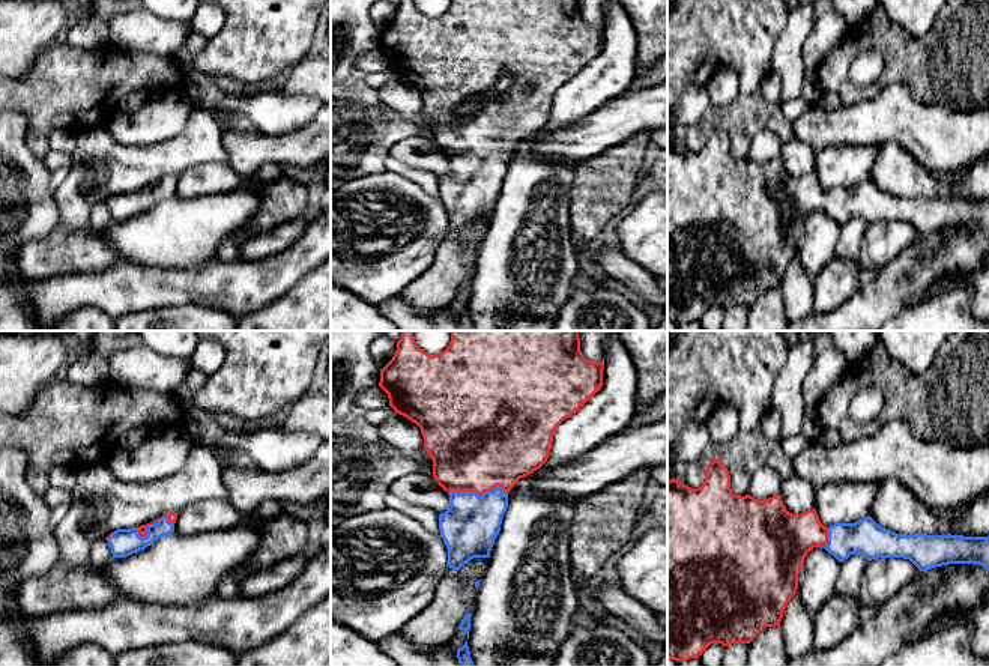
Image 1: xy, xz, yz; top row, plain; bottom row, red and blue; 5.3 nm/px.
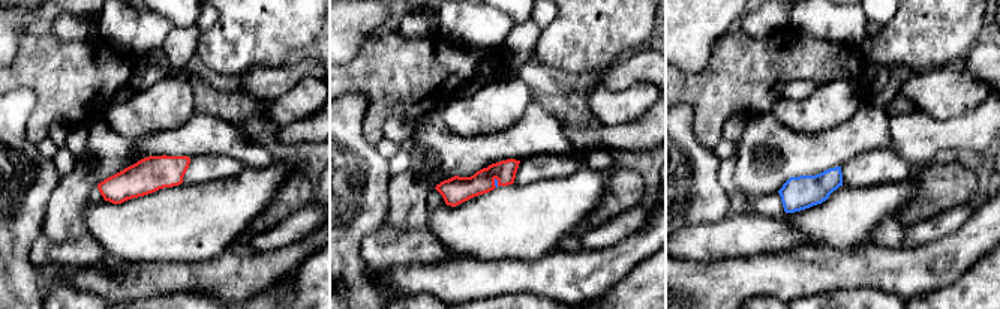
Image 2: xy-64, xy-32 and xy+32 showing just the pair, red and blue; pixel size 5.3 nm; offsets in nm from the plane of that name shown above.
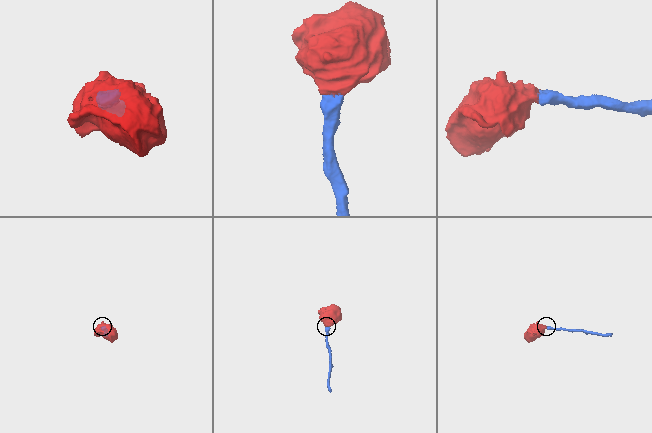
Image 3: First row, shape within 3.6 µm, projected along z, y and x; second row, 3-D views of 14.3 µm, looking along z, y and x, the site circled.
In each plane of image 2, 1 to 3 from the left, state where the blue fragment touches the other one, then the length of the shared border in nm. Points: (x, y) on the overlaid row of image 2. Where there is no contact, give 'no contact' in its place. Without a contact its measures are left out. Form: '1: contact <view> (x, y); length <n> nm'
1: no contact
2: contact xy-32 (494, 182); length 60 nm
3: no contact

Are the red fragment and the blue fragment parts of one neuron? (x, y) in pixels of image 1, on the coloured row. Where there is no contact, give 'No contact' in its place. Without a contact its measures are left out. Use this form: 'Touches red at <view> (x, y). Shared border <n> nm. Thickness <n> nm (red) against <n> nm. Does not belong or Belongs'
Touches red at xz (477, 493). Shared border 320 nm. Thickness 480 nm (red) against 300 nm. Belongs

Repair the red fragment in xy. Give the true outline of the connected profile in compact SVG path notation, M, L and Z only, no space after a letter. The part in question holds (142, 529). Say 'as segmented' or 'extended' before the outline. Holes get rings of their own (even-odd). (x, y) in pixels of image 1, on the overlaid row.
extended; M168 513L152 523L111 532L105 540L111 547L113 558L126 558L144 550L158 538L174 532L176 520L177 513Z

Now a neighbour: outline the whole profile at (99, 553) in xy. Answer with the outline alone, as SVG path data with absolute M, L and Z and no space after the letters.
M105 538L96 540L89 550L89 561L93 567L101 567L113 559L111 547Z

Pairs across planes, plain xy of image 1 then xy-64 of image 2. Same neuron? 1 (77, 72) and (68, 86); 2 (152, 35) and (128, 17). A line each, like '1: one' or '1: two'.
1: one
2: one

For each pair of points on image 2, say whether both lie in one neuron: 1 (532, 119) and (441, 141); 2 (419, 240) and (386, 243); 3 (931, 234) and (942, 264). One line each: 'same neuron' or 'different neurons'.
1: same neuron
2: same neuron
3: different neurons

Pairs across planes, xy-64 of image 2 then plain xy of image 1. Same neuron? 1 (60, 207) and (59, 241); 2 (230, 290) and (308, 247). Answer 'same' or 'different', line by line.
1: different
2: same

